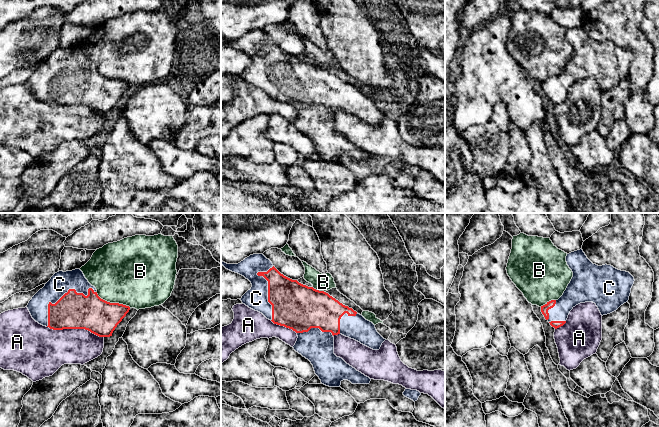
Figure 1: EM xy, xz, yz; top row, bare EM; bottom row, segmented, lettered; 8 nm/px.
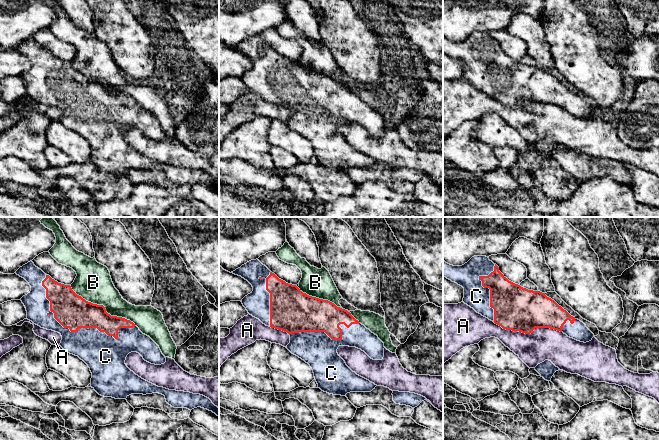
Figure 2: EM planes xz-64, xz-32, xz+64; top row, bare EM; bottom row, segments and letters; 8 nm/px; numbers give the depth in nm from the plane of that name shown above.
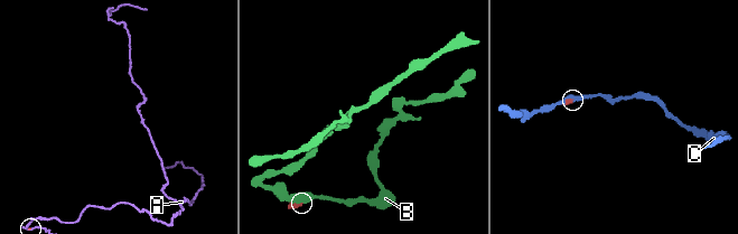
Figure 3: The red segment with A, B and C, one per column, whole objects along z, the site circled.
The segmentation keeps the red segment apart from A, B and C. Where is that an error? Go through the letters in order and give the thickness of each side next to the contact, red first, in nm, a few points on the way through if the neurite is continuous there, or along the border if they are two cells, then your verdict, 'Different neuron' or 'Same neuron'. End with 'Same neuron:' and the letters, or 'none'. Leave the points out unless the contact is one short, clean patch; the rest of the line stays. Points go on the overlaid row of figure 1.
A: Thickness 300 nm (red) against 300 nm. Different neuron
B: Thickness 280 nm (red) against 480 nm. Different neuron
C: Thickness 300 nm (red) against 170 nm. Same neuron
Same neuron: C

